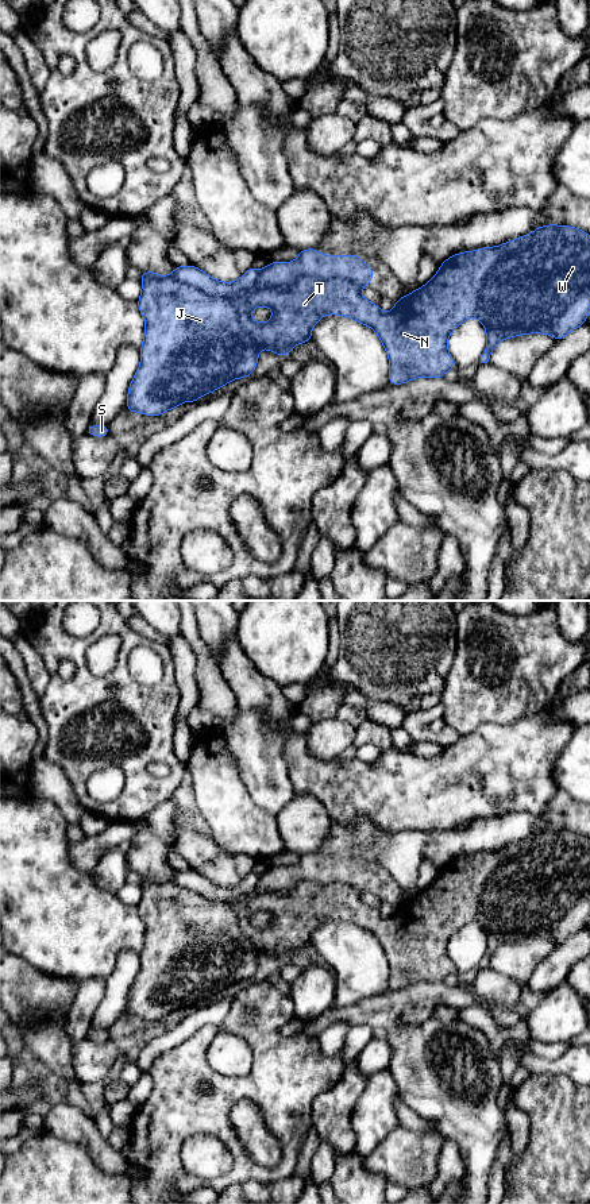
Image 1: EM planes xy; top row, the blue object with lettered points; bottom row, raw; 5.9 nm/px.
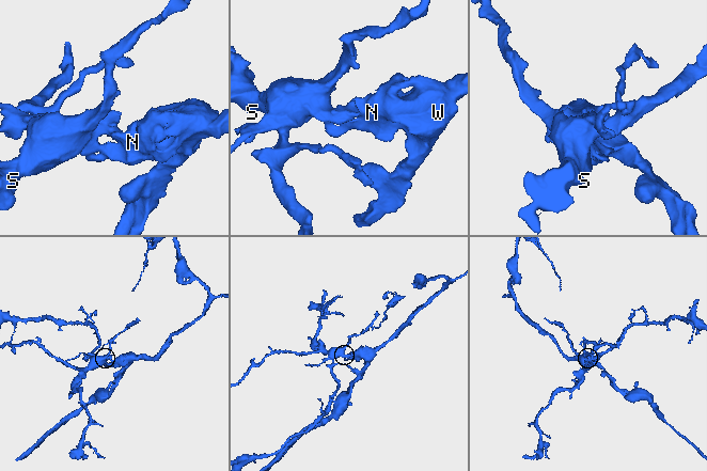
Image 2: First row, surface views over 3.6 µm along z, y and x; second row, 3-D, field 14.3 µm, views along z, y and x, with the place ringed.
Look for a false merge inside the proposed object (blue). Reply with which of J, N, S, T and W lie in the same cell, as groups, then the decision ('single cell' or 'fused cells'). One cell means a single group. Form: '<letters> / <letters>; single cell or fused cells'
J S / N T W; fused cells

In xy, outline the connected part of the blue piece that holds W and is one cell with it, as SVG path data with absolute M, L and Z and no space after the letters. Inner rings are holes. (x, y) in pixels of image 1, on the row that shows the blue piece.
M549 224L502 246L458 252L441 262L439 271L427 285L401 297L389 313L382 313L378 304L365 300L360 294L362 286L348 279L316 279L301 275L293 281L289 290L284 290L259 288L261 273L261 270L251 267L235 282L220 282L192 265L177 266L167 277L203 289L209 296L232 301L238 309L243 331L252 336L261 348L267 348L281 358L286 356L294 346L312 341L312 328L324 314L340 314L369 325L379 336L386 350L390 362L390 385L401 385L420 377L443 378L450 368L455 367L447 348L448 336L470 317L477 317L486 329L486 350L481 363L487 363L494 347L504 339L527 333L544 333L560 340L585 324L590 312L590 235L570 225ZM258 306L269 306L274 312L265 324L255 321L250 314L250 310Z

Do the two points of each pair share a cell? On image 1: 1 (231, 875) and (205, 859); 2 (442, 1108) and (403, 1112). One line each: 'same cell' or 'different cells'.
1: same cell
2: different cells

